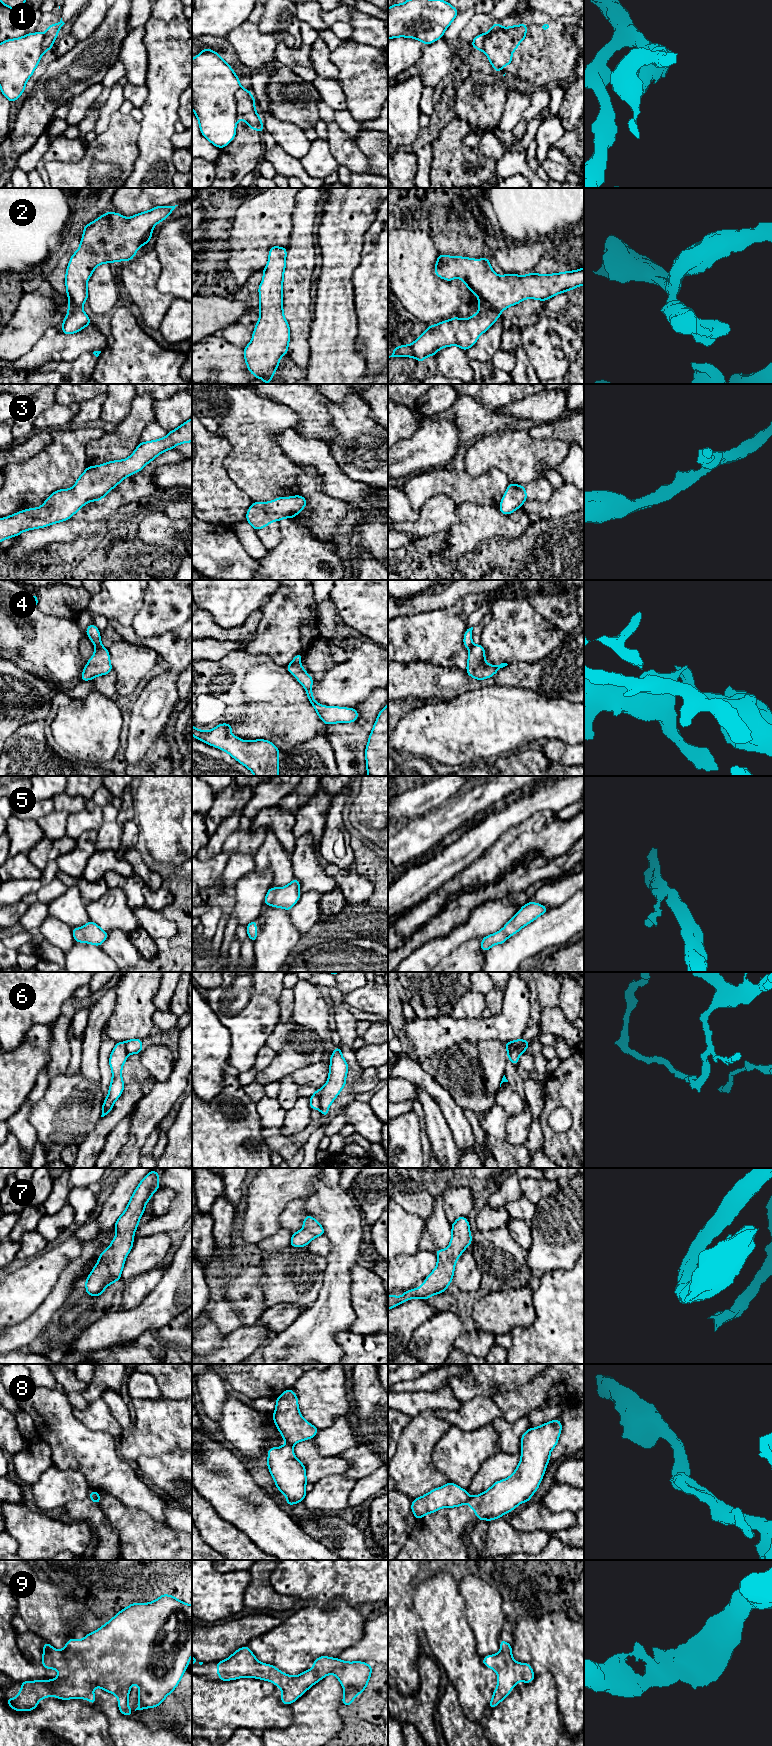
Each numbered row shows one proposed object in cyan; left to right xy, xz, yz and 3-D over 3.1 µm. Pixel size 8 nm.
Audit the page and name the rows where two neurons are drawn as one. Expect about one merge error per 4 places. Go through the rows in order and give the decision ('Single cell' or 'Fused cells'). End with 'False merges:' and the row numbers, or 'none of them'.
1: Fused cells
2: Single cell
3: Single cell
4: Fused cells
5: Single cell
6: Fused cells
7: Single cell
8: Fused cells
9: Single cell
False merges: 1, 4, 6, 8

